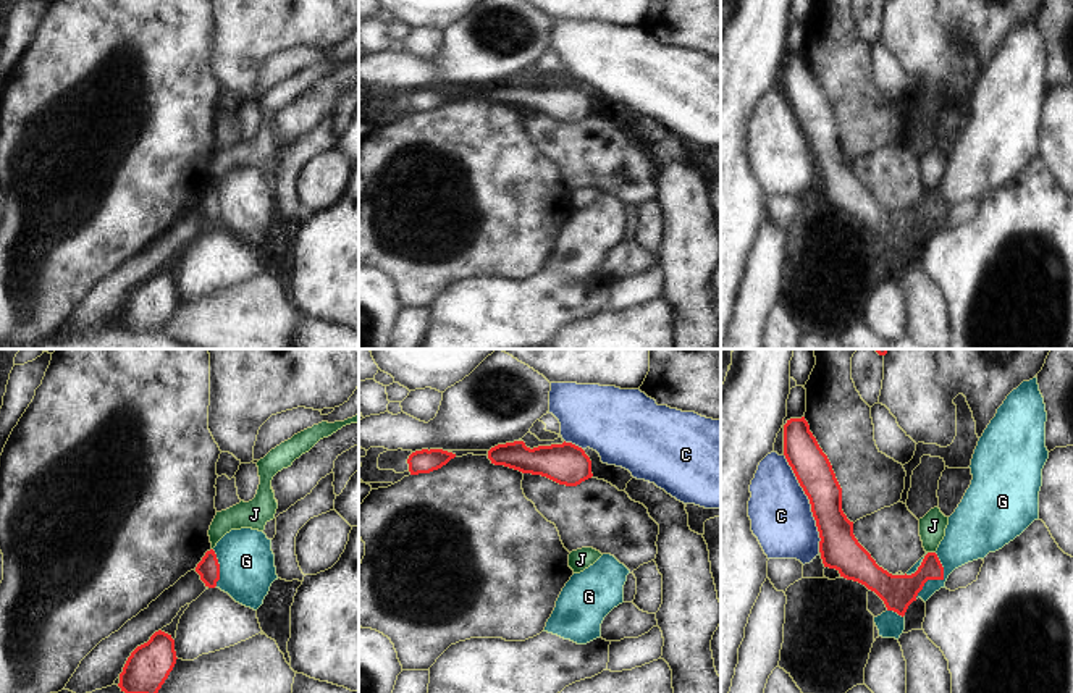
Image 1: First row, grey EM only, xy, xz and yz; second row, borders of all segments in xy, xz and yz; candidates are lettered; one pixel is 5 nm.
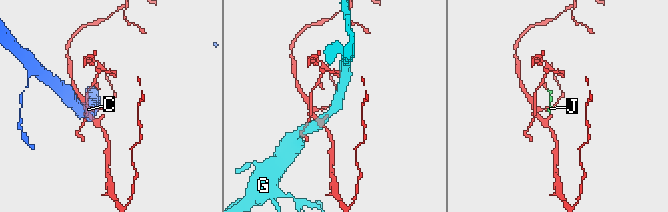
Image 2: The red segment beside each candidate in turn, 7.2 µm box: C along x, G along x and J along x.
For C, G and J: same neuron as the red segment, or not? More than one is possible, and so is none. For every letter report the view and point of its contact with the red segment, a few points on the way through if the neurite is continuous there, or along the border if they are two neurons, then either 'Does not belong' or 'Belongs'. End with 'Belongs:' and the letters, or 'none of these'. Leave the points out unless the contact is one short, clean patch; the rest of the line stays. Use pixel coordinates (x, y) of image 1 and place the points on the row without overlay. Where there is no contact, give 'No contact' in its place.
C: Touches red at yz (810, 141). Does not belong
G: Touches red at yz (938, 217). Boundary: yz (936, 191), (942, 205), (942, 215), (929, 217), (915, 236). Does not belong
J: Touches red at yz (931, 191). Boundary: yz (928, 189), (934, 191). Does not belong
Belongs: none of these.

